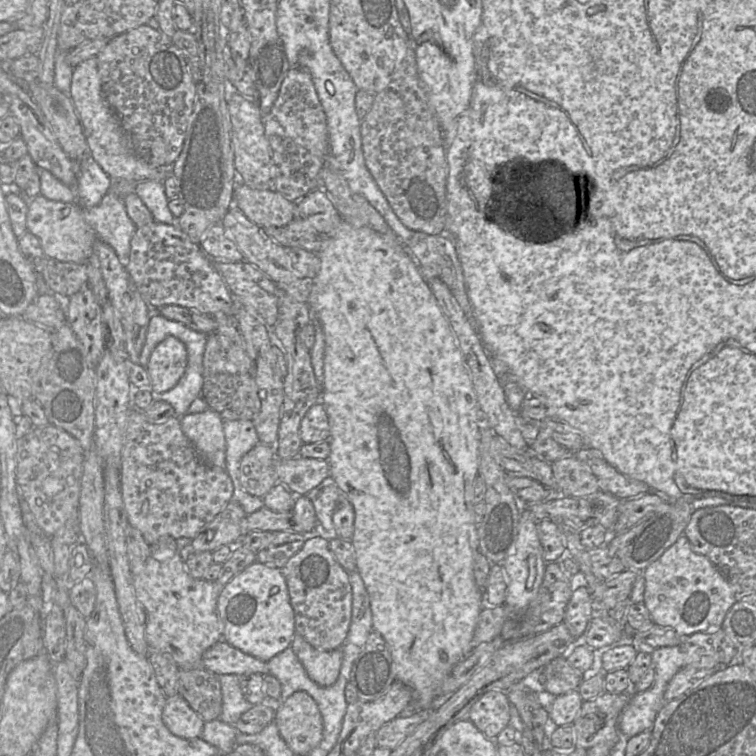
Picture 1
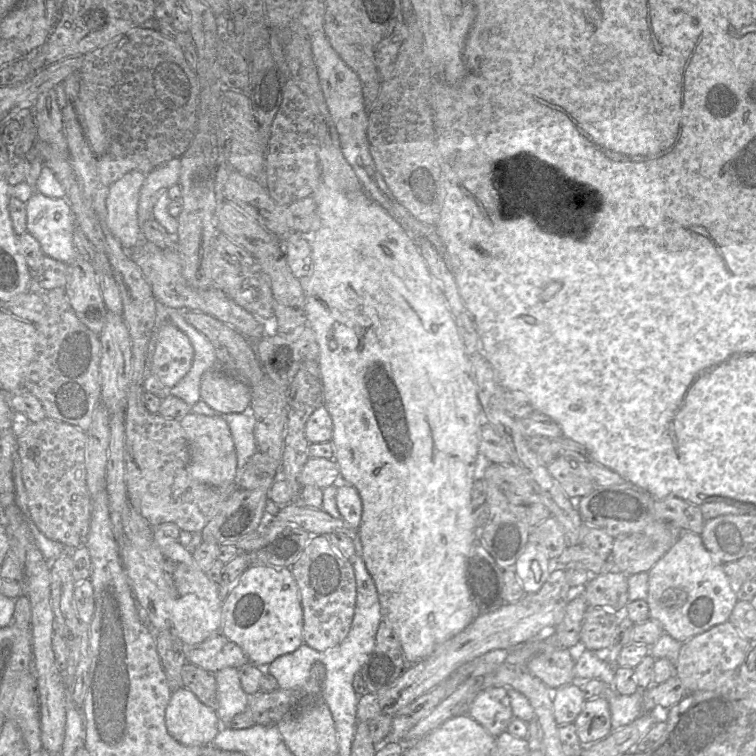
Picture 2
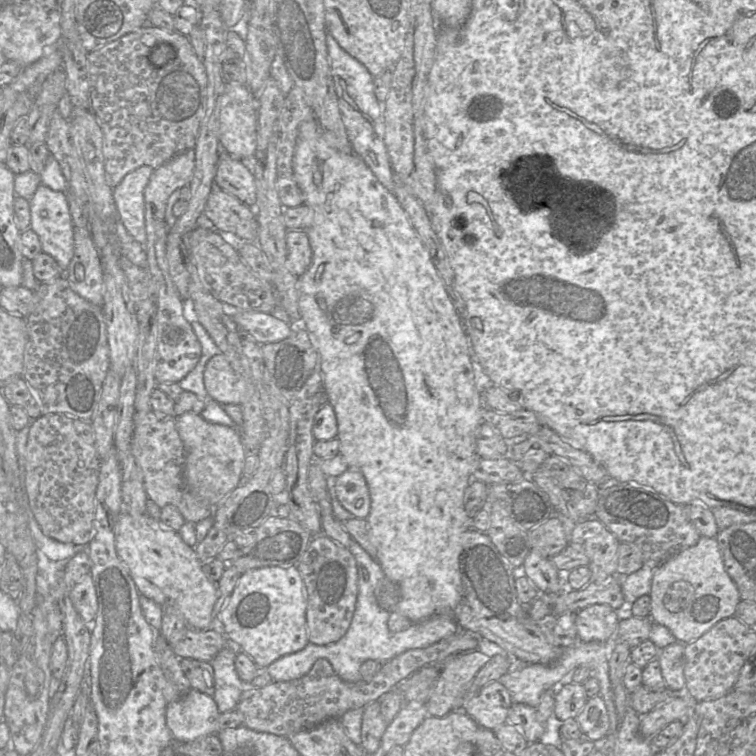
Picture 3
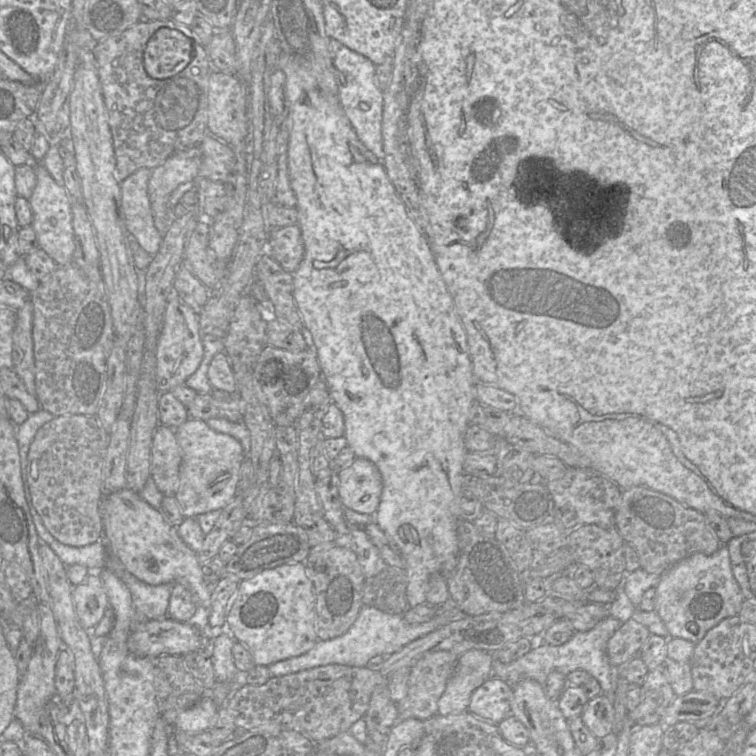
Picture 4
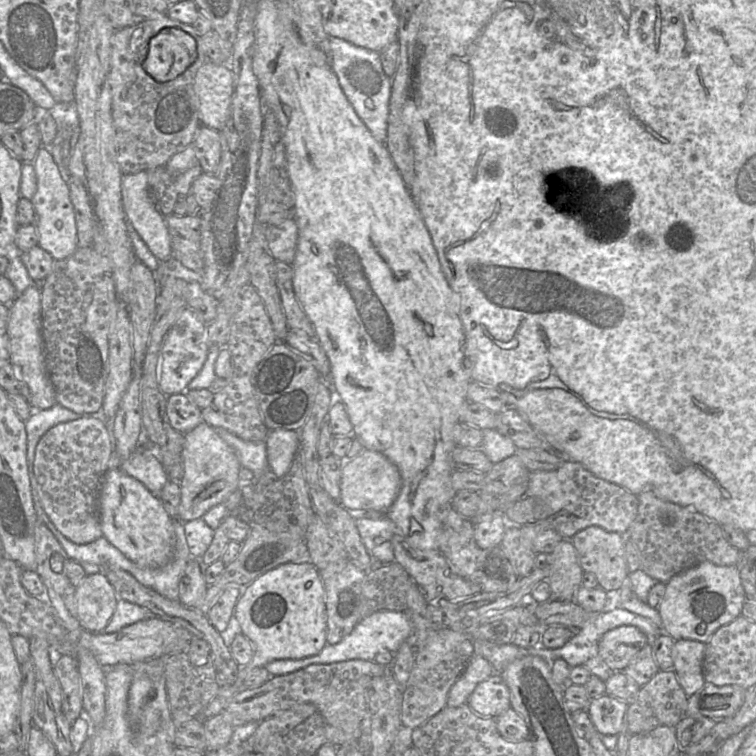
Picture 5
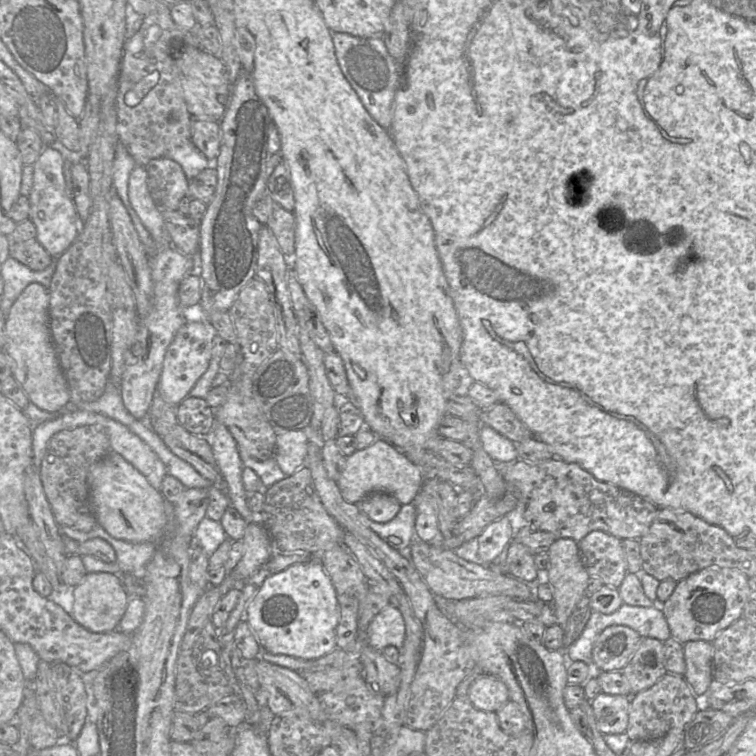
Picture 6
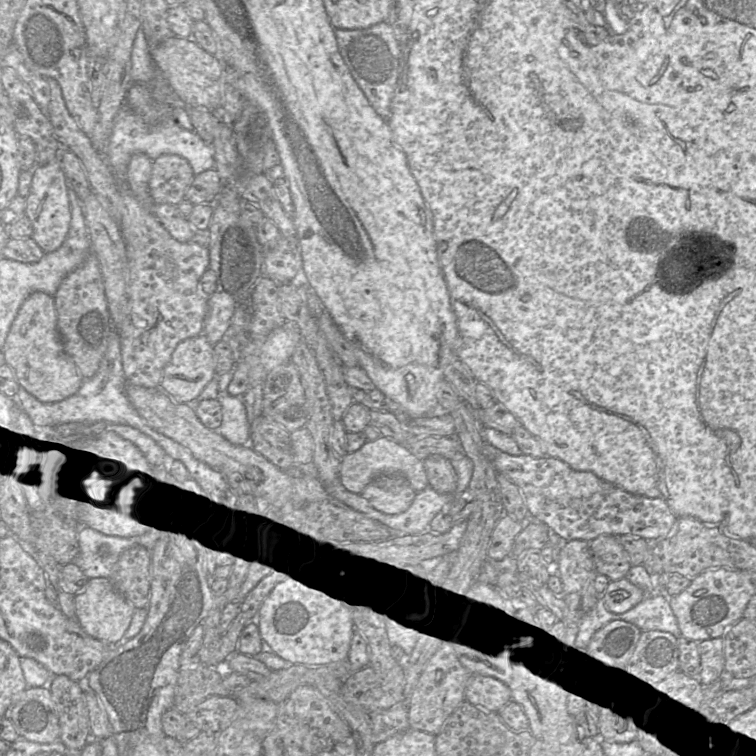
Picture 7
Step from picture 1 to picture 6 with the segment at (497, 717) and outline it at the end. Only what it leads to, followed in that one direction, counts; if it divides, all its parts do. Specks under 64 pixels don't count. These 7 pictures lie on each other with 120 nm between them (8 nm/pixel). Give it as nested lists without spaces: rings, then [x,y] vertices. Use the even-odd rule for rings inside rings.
[[[488,673],[480,674],[470,685],[466,698],[474,708],[496,712],[510,701],[506,684]]]

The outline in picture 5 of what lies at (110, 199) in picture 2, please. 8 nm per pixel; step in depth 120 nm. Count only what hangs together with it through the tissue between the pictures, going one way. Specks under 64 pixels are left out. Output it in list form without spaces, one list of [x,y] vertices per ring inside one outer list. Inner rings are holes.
[[[148,171],[123,175],[121,197],[126,220],[153,255],[160,262],[171,259],[170,235],[165,216],[152,201],[148,188]]]

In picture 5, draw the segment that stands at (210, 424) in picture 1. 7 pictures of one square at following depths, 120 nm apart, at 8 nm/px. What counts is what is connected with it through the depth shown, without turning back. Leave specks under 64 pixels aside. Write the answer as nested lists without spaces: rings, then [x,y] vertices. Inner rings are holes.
[[[205,422],[184,434],[181,458],[183,476],[179,482],[181,499],[178,518],[182,522],[202,518],[210,508],[224,503],[234,491],[239,489],[239,472],[242,466],[234,449]]]

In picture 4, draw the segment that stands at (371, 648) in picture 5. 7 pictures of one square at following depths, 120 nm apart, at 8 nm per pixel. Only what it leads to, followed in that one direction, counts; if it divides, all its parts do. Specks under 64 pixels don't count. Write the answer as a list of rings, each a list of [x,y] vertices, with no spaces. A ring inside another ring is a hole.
[[[450,603],[437,607],[437,612],[431,620],[420,624],[409,624],[404,620],[402,614],[389,614],[377,608],[363,605],[356,621],[343,635],[334,639],[318,640],[308,652],[271,664],[268,666],[269,671],[272,677],[280,677],[328,664],[365,667],[372,657],[389,656],[410,642],[465,616],[467,615],[453,603]]]

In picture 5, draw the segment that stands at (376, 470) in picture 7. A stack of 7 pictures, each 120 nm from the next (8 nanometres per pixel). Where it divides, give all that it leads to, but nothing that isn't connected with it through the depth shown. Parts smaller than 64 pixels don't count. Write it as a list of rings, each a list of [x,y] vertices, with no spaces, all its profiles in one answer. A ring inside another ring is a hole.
[[[363,449],[356,457],[345,459],[341,472],[339,503],[349,511],[387,512],[399,495],[402,479],[397,466],[382,453]]]

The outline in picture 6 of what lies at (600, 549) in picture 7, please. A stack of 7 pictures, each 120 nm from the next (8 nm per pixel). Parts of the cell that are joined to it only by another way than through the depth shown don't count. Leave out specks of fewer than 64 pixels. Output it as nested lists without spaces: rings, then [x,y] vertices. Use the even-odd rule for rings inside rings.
[[[595,530],[577,544],[588,574],[599,578],[604,585],[618,589],[628,573],[622,540]]]

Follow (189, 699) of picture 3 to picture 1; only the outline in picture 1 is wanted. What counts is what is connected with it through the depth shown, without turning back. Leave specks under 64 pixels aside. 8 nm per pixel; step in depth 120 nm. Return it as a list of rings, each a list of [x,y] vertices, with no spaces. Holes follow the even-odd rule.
[[[179,694],[166,699],[162,720],[173,735],[184,739],[199,738],[205,723]]]

